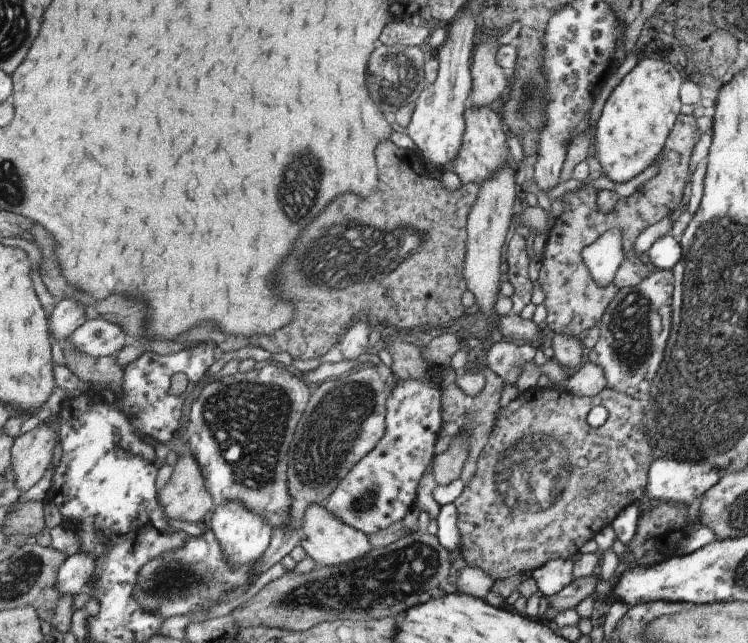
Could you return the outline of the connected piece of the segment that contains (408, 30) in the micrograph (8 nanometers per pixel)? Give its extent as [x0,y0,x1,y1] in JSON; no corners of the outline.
[381,20,433,48]

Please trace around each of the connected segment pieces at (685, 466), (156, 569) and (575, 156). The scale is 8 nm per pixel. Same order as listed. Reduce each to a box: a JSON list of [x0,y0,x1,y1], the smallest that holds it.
[[637,458,727,508],[135,526,259,620],[559,48,641,180]]

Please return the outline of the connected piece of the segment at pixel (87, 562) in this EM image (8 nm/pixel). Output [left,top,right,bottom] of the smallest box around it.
[59,552,97,594]

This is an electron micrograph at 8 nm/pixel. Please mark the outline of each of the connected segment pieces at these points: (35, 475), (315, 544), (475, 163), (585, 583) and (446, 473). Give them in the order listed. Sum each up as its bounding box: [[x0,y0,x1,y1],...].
[[11,424,61,492],[301,504,373,566],[451,106,511,184],[549,572,601,612],[433,428,467,486]]

